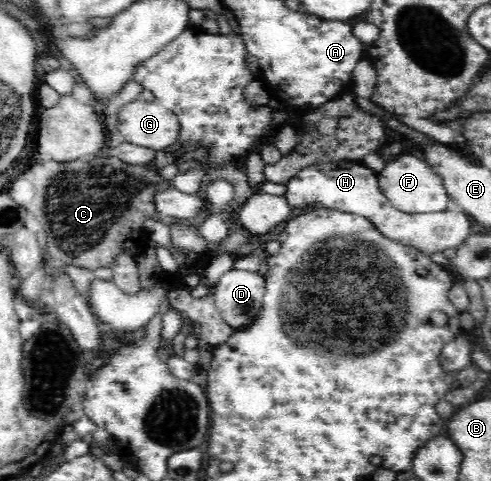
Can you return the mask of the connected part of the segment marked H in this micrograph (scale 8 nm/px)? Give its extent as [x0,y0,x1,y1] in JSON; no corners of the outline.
[284,159,471,256]

